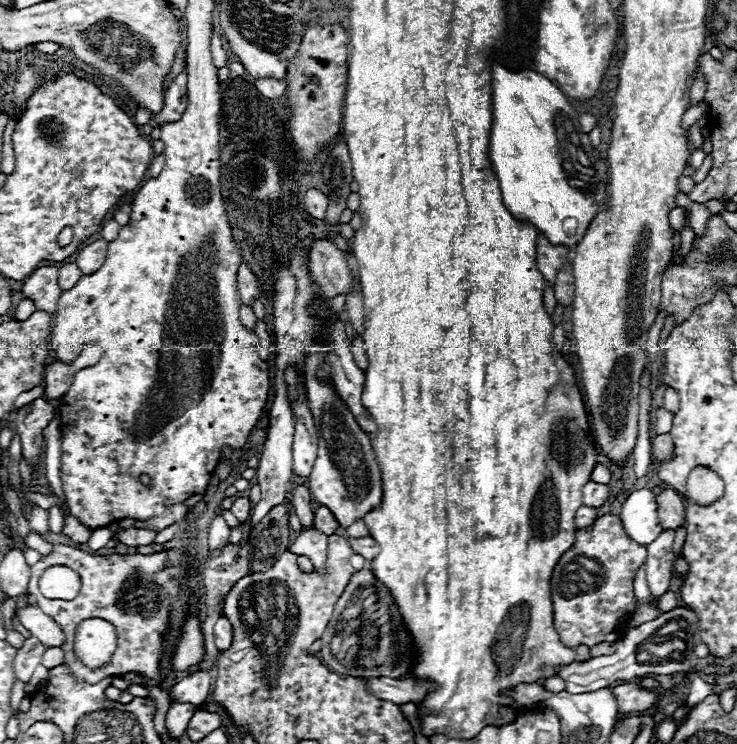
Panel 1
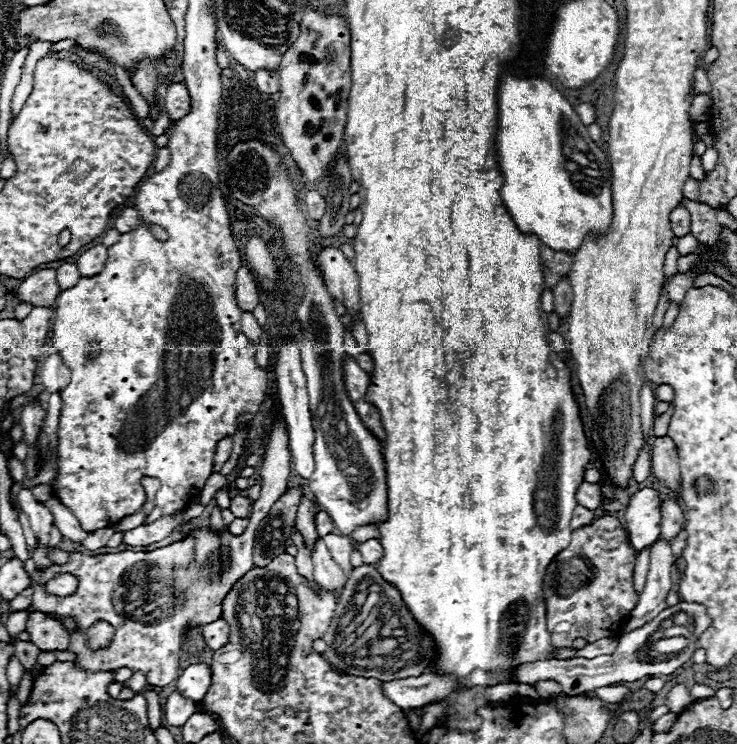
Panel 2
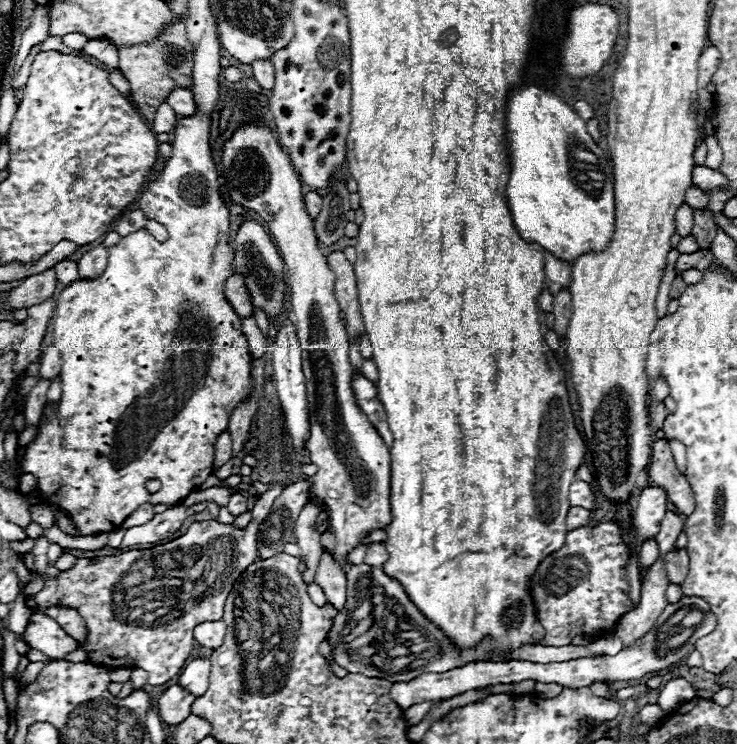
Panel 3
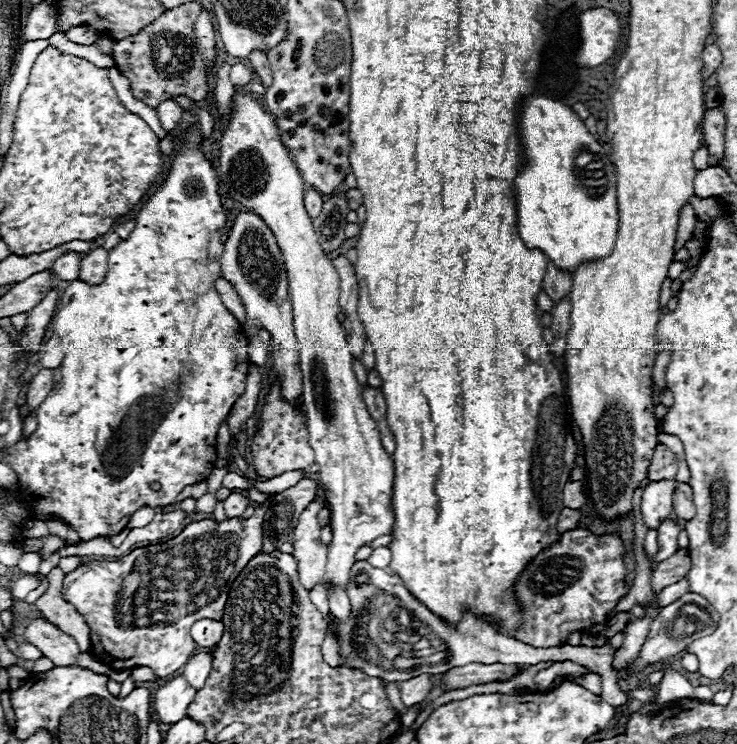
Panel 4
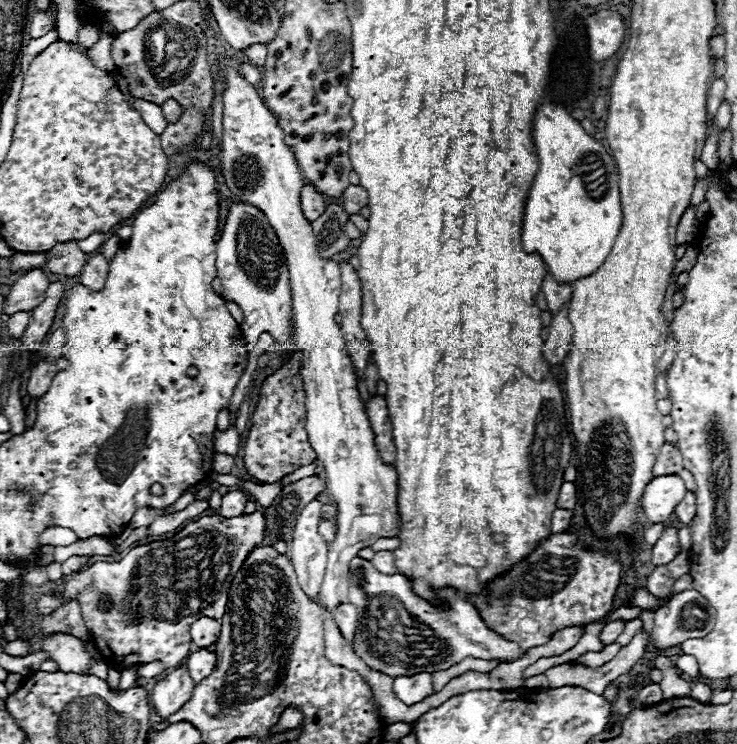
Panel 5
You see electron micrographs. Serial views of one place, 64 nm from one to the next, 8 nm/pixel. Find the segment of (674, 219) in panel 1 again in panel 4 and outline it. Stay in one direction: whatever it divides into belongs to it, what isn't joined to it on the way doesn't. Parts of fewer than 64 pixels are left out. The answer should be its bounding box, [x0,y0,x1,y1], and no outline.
[676,204,696,248]

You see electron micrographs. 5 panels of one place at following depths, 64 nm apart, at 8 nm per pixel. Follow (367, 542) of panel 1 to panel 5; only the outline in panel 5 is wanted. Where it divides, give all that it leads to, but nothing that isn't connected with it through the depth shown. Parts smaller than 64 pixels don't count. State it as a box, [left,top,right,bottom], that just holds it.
[372,552,398,576]

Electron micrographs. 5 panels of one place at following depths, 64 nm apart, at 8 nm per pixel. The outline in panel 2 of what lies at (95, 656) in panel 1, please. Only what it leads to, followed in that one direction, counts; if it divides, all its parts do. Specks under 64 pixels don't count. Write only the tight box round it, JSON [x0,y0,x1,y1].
[88,622,114,648]

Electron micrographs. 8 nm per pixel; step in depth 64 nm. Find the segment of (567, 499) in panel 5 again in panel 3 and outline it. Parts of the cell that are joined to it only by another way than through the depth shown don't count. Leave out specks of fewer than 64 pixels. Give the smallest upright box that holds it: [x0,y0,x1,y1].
[568,480,594,510]

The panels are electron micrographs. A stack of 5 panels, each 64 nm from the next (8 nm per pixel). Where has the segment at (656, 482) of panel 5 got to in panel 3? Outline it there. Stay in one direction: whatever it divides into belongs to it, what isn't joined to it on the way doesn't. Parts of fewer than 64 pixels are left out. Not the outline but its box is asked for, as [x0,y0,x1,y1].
[634,486,668,540]

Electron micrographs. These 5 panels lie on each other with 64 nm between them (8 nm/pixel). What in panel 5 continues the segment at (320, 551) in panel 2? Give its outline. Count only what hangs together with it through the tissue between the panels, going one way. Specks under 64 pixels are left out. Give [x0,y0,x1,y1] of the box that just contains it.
[336,604,358,644]

